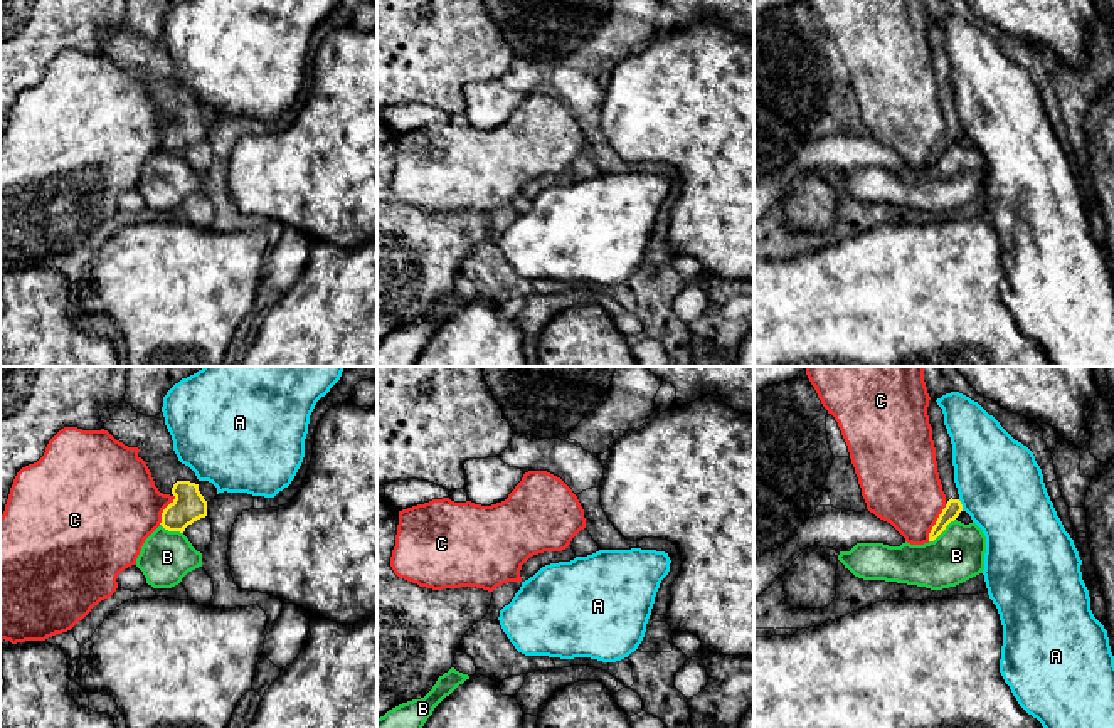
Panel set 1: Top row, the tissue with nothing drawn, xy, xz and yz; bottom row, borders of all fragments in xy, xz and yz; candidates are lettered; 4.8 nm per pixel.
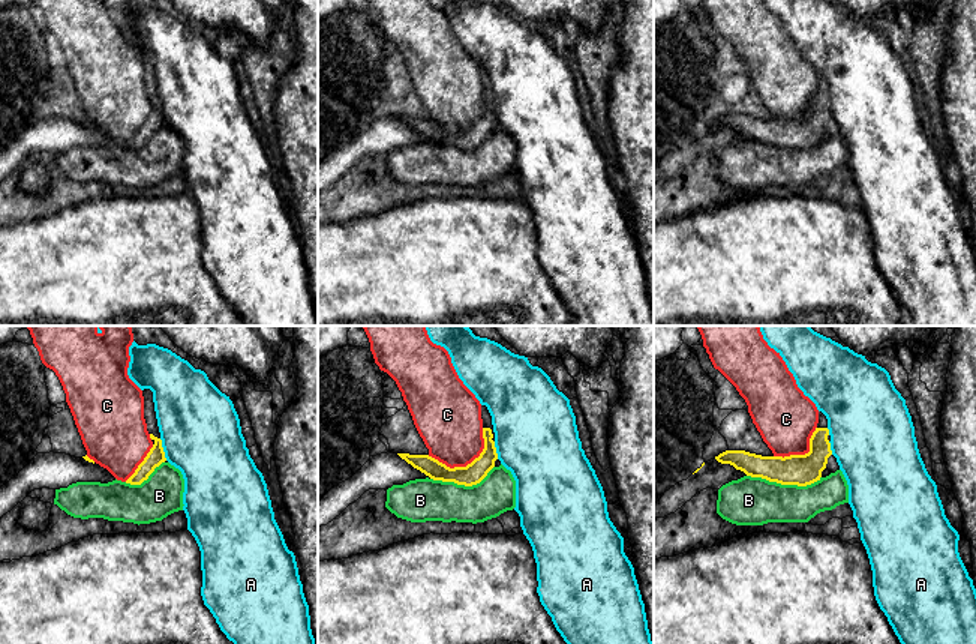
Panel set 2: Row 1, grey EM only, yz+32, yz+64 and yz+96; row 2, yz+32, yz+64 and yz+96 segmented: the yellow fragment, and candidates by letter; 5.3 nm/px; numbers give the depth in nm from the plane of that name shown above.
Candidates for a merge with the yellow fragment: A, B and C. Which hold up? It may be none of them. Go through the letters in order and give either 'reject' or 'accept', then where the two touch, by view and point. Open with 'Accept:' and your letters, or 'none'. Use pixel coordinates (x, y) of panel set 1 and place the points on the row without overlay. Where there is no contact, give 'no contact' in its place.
Accept: none
A: reject; meets yellow in yz at (961, 128)
B: reject; meets yellow in yz at (941, 155)
C: reject; meets yellow in yz at (936, 145)

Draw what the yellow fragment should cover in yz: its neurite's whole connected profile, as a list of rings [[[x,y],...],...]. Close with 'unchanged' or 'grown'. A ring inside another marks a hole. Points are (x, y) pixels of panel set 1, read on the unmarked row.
[[[932,22],[929,24],[927,39],[932,50],[937,96],[947,126],[929,156],[929,165],[934,165],[946,153],[946,150],[959,140],[959,136],[963,135],[963,128],[959,124],[958,111],[954,106],[951,61],[944,49],[942,32]]]; grown

